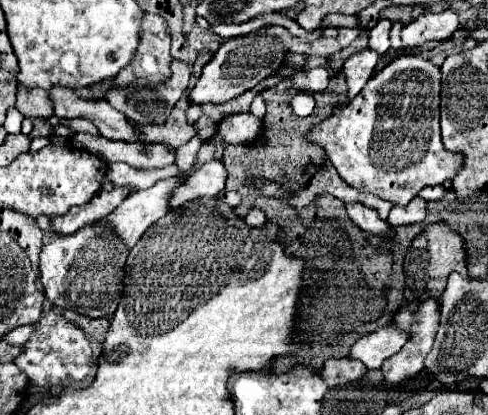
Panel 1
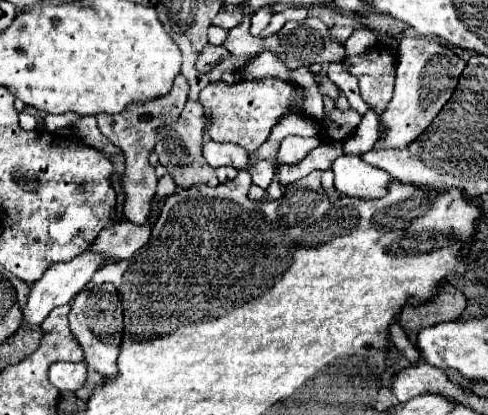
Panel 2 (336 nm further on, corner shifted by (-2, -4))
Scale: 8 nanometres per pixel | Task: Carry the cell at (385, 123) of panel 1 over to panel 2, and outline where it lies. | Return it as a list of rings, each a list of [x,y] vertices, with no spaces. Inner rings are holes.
[[[404,35],[398,43],[398,73],[394,97],[382,115],[386,123],[384,139],[378,139],[374,147],[404,149],[406,145],[410,145],[416,139],[416,135],[420,135],[440,113],[440,109],[448,103],[464,67],[466,61],[438,39]]]

